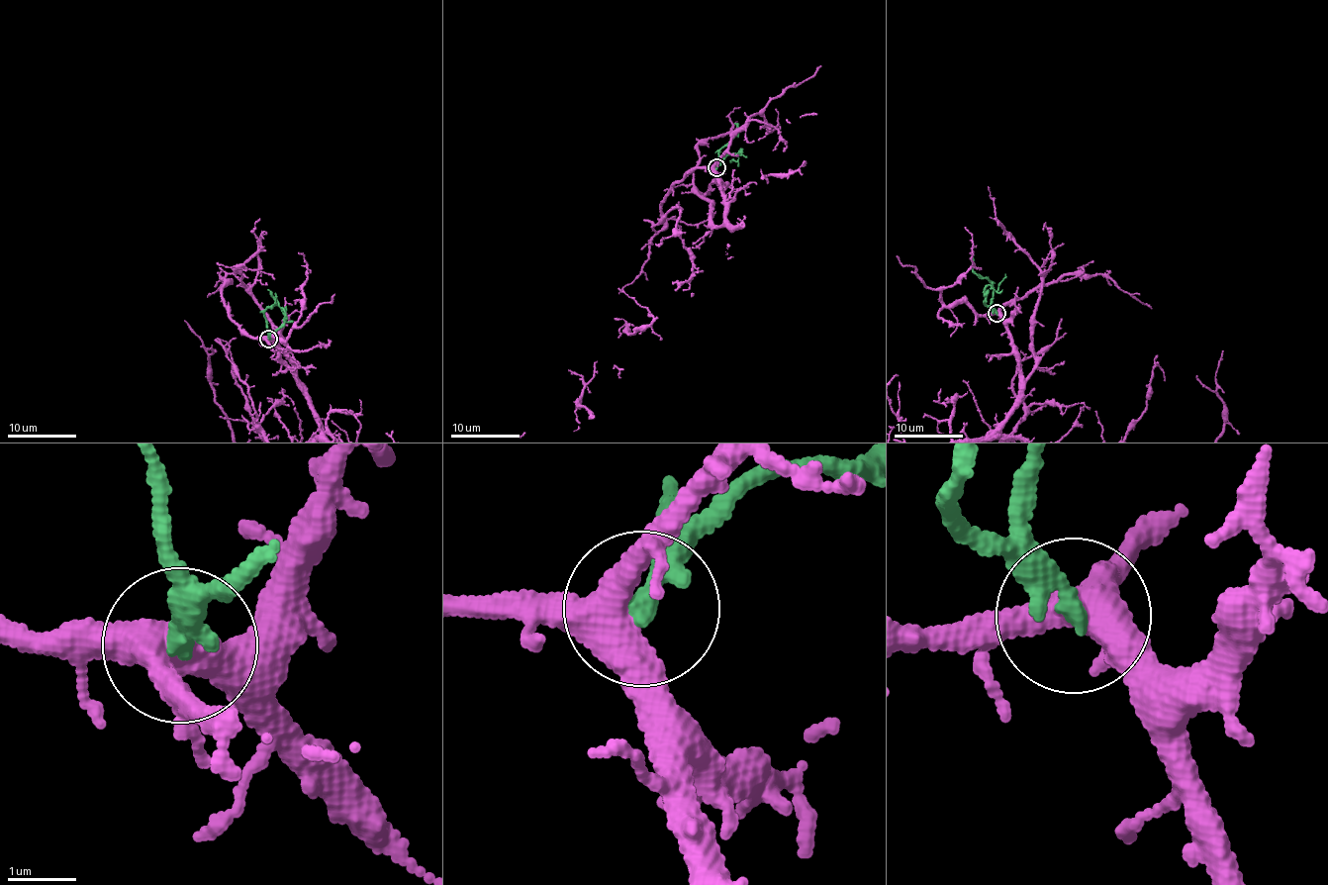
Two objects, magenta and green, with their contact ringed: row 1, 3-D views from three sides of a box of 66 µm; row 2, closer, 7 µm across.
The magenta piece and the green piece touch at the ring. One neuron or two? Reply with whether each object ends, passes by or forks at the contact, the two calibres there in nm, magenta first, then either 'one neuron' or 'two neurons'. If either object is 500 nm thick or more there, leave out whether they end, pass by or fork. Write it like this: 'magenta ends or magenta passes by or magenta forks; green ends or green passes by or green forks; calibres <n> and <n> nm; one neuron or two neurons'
magenta forks; green ends; calibres 440 and 320 nm; two neurons

